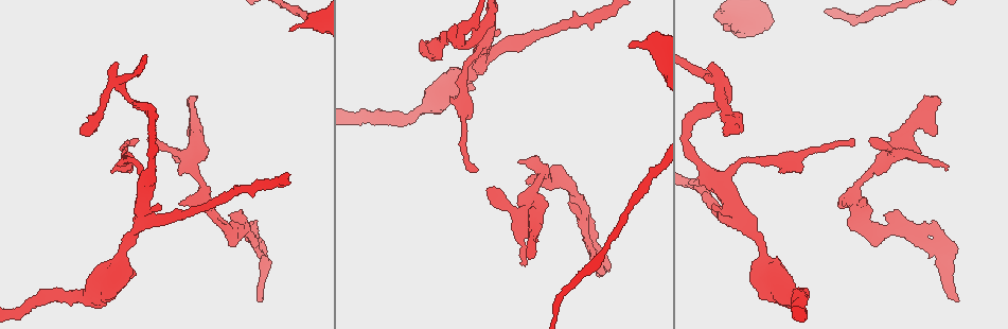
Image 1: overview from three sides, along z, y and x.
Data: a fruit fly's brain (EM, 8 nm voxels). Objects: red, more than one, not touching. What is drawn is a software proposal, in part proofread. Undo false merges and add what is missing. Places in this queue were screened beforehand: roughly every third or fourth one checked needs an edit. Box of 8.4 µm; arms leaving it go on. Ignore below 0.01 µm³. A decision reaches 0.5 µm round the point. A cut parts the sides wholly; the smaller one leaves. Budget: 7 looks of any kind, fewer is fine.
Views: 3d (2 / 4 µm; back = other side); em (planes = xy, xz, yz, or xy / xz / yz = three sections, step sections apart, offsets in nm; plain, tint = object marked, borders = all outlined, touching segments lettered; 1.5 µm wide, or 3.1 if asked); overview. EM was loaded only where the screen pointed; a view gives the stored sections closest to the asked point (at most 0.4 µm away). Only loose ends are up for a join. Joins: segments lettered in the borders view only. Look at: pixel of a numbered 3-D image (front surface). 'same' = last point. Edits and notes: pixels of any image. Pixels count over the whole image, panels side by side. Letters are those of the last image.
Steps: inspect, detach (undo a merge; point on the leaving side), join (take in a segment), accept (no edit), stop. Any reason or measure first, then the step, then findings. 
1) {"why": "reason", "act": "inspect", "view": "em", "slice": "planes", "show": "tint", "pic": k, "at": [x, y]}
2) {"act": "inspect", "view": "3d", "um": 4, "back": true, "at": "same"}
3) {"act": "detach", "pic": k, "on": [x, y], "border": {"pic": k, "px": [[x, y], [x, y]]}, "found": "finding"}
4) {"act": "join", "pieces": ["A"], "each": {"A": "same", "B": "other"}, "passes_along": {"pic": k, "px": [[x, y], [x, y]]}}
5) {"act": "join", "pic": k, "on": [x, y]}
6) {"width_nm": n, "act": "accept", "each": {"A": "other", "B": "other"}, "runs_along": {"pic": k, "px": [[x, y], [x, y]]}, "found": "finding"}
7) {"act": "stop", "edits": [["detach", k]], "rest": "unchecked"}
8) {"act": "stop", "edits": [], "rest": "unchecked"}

{"why": "free end", "act": "inspect", "view": "em", "slice": "xy", "step": 4, "show": "borders", "pic": 1, "at": [197, 96]}

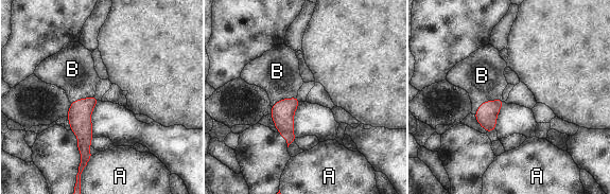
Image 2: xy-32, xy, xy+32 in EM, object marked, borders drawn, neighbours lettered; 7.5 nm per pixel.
{"act": "join", "pieces": ["B"], "each": {"A": "other", "B": "same"}, "passes_along": {"pic": 2, "px": [[486, 116], [486, 101], [482, 75]]}, "found": "it goes on there"}

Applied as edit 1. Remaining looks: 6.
{"act": "inspect", "view": "overview"}

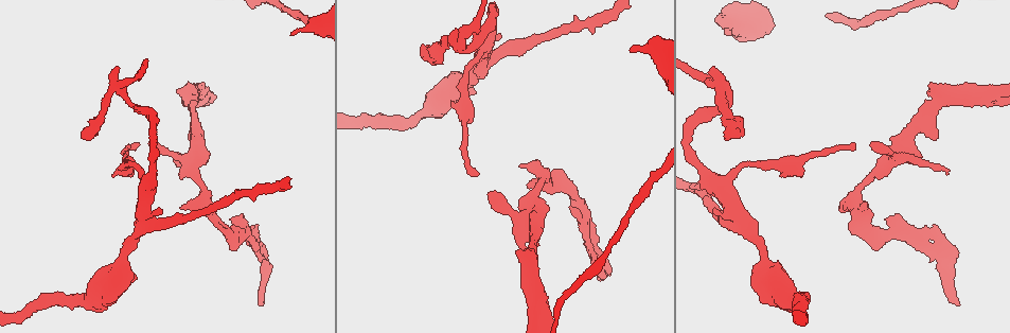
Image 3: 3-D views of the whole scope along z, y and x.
{"why": "three-way junction", "act": "inspect", "view": "em", "slice": "xy", "step": 8, "show": "tint", "pic": 3, "at": [114, 87]}

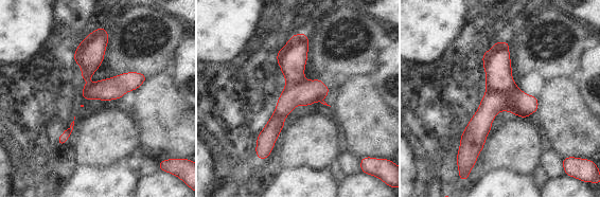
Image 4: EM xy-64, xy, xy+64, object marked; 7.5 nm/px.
{"act": "inspect", "view": "em", "slice": "planes", "show": "borders", "at": "same"}

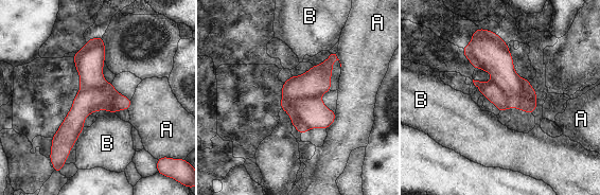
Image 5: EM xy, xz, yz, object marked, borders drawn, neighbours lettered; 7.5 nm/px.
{"act": "detach", "pic": 5, "on": [315, 82], "each": {"A": "other", "B": "other"}, "border": {"pic": 5, "px": [[318, 95], [292, 99], [281, 108]]}, "found": "two neurons meet here"}

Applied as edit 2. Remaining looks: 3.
{"act": "stop", "edits": [["join", 2], ["detach", 5]], "rest": "unchecked"}

